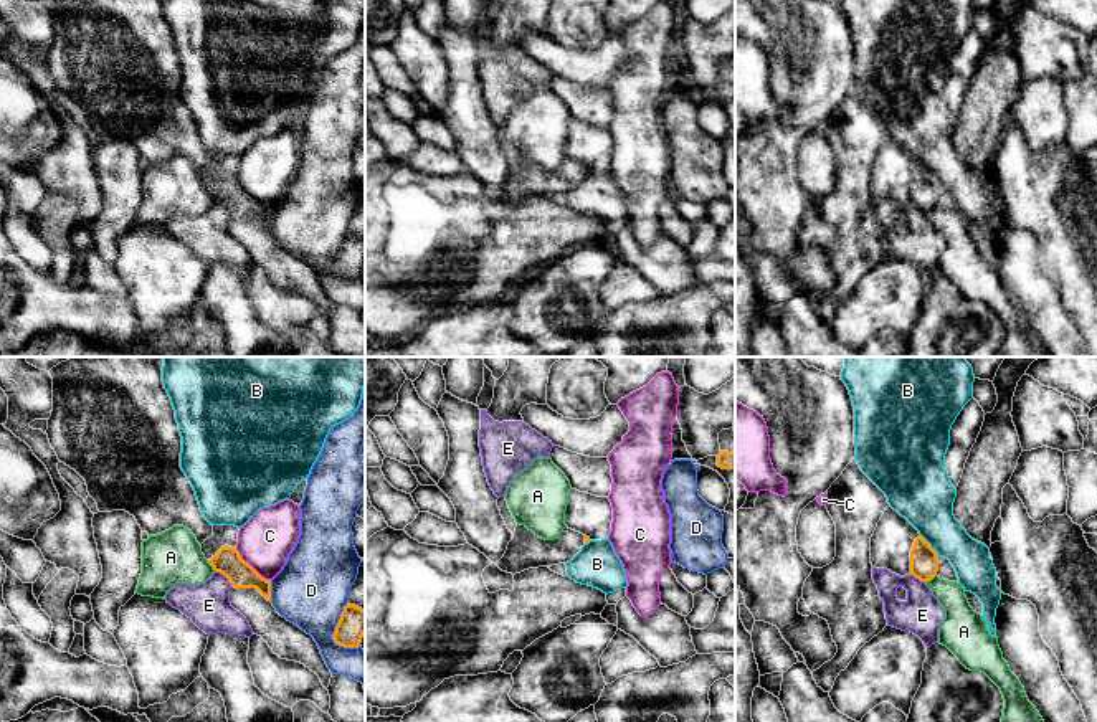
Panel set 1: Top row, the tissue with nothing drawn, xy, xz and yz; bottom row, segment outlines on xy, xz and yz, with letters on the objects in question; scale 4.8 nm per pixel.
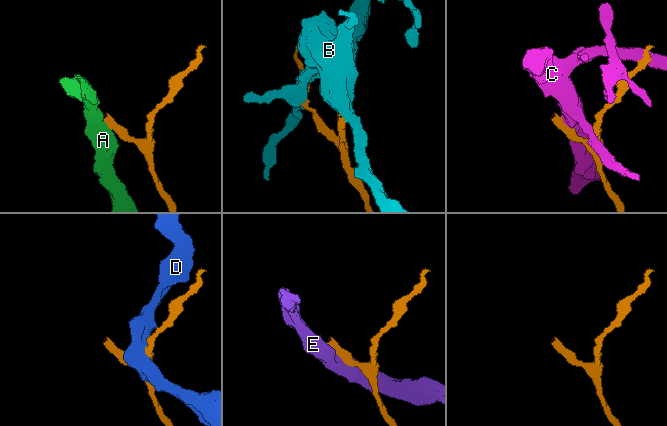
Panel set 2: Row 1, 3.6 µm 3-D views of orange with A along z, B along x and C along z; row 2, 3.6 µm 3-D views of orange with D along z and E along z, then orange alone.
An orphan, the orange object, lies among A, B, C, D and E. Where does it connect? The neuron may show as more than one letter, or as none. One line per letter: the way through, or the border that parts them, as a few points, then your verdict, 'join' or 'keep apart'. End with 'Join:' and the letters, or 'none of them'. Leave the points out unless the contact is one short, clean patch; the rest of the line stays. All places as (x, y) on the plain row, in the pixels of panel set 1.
A: along xy (207, 190), (215, 200) | keep apart
B: keep apart
C: keep apart
D: keep apart
E: keep apart
Join: none of them

